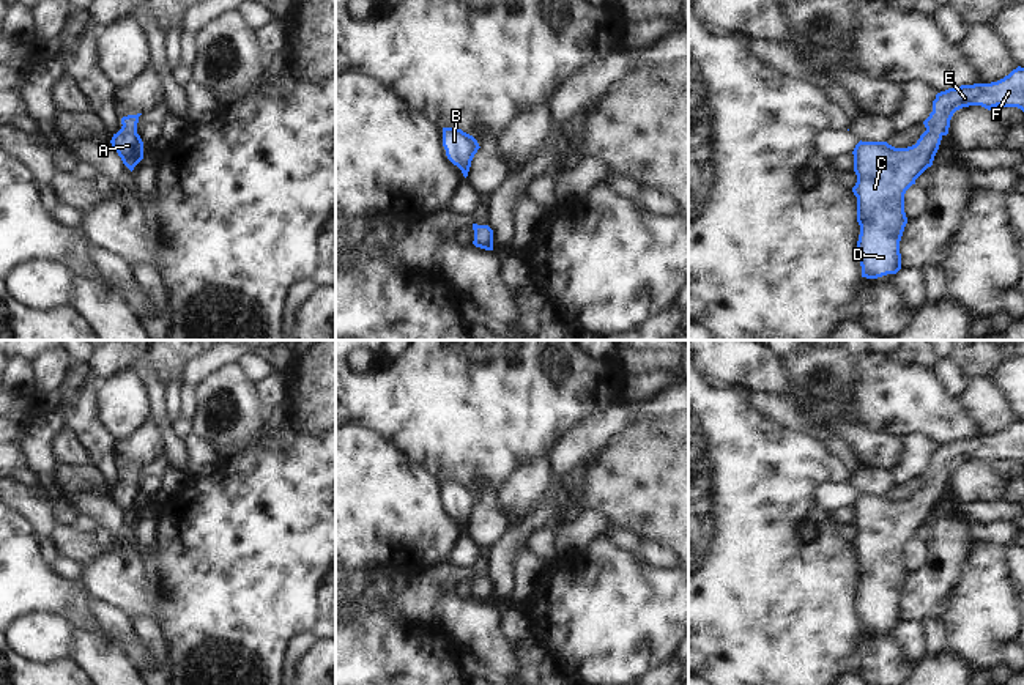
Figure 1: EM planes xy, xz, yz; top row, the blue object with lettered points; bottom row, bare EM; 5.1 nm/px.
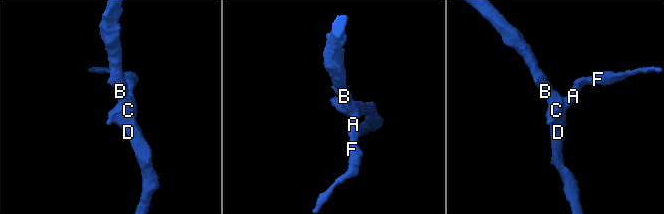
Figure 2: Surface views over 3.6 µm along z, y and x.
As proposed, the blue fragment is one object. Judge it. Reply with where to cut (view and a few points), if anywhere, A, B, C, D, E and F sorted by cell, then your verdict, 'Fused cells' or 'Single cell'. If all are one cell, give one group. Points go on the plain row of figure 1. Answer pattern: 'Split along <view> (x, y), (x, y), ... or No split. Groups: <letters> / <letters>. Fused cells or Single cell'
No split. Groups: A B C D E F. Single cell.

